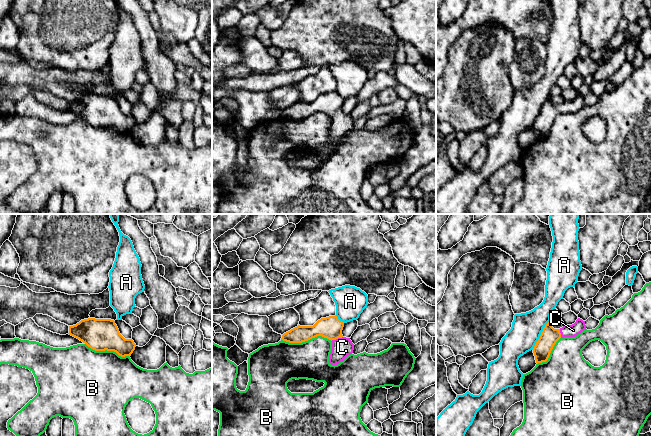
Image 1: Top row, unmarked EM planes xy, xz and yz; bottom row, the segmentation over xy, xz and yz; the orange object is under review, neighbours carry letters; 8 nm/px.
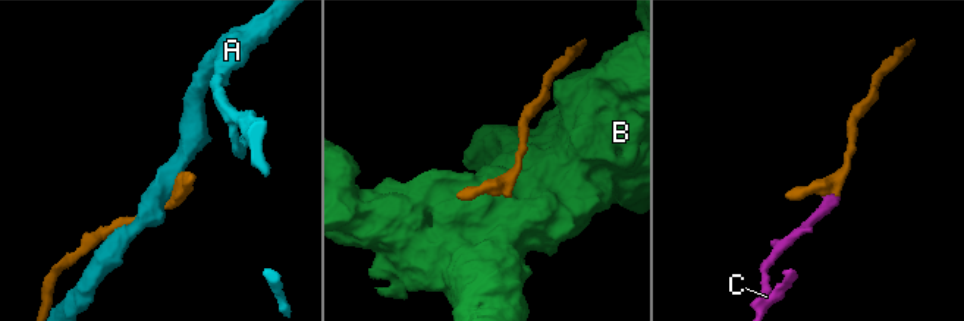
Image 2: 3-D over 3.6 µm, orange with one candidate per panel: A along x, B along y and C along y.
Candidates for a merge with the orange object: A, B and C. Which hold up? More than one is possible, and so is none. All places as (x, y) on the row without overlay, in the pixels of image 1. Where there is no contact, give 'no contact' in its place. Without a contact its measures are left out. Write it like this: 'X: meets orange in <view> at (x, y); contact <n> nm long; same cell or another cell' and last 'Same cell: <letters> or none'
A: meets orange in yz at (540, 111); contact 260 nm long; another cell
B: meets orange in xz at (306, 116); contact 400 nm long; another cell
C: meets orange in xz at (336, 114); contact 100 nm long; same cell
Same cell: C

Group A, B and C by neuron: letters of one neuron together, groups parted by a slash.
A / B / C

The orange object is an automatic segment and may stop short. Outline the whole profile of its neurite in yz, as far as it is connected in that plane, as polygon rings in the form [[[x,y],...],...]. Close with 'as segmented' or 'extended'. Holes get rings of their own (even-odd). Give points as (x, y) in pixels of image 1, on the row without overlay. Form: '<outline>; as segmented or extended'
[[[580,94],[574,100],[564,101],[560,105],[554,105],[548,98],[533,124],[536,139],[538,140],[548,136],[554,121],[560,114],[575,113],[584,106],[586,106],[585,97]]]; extended

